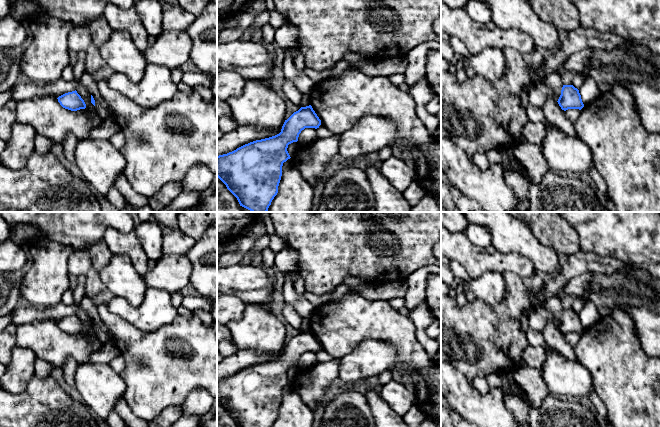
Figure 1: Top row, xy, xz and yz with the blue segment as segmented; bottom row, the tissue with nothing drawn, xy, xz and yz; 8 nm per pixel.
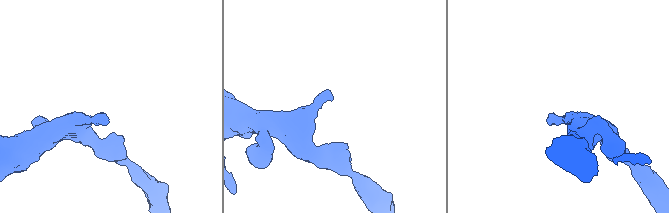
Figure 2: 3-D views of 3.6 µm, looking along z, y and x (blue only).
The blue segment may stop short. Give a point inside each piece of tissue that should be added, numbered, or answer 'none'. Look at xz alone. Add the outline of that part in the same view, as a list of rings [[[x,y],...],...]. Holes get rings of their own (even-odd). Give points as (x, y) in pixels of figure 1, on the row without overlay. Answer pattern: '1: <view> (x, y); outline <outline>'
none

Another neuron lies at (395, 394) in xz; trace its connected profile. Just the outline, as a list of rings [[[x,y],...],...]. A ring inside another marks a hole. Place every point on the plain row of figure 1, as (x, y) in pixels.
[[[391,380],[379,388],[380,397],[400,417],[415,404],[415,397],[402,382]]]

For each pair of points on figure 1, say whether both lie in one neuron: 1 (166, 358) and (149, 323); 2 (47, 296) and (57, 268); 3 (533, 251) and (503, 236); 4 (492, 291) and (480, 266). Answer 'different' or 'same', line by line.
1: different
2: same
3: same
4: different

